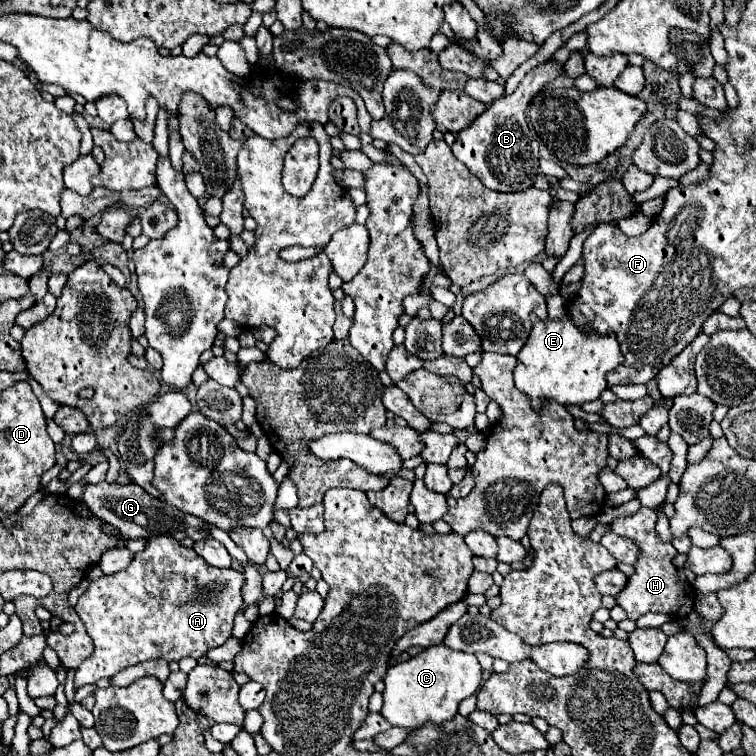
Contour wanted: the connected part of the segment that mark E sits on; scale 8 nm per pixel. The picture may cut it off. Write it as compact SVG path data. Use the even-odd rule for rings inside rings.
M568 315L560 317L560 319L532 319L532 333L528 337L528 341L524 343L524 347L520 349L520 353L516 355L518 363L514 367L514 383L518 387L518 391L522 391L524 395L528 395L530 405L534 411L542 411L544 409L544 401L556 401L560 405L582 405L586 401L596 401L600 399L600 393L606 389L606 373L616 369L620 365L620 361L624 359L620 353L620 345L616 335L610 331L606 335L584 335Z

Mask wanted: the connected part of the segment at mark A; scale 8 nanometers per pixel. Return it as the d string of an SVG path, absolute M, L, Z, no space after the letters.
M156 535L146 539L144 551L136 553L132 563L110 577L100 577L90 583L90 587L80 595L76 603L76 613L86 625L88 635L94 641L94 653L80 663L74 677L74 687L96 683L104 677L112 677L126 667L148 659L180 661L184 657L200 659L206 651L226 643L232 637L234 617L240 613L244 599L242 587L246 583L244 573L228 567L212 567L204 563L194 549L184 547L178 539L168 539L166 535Z

